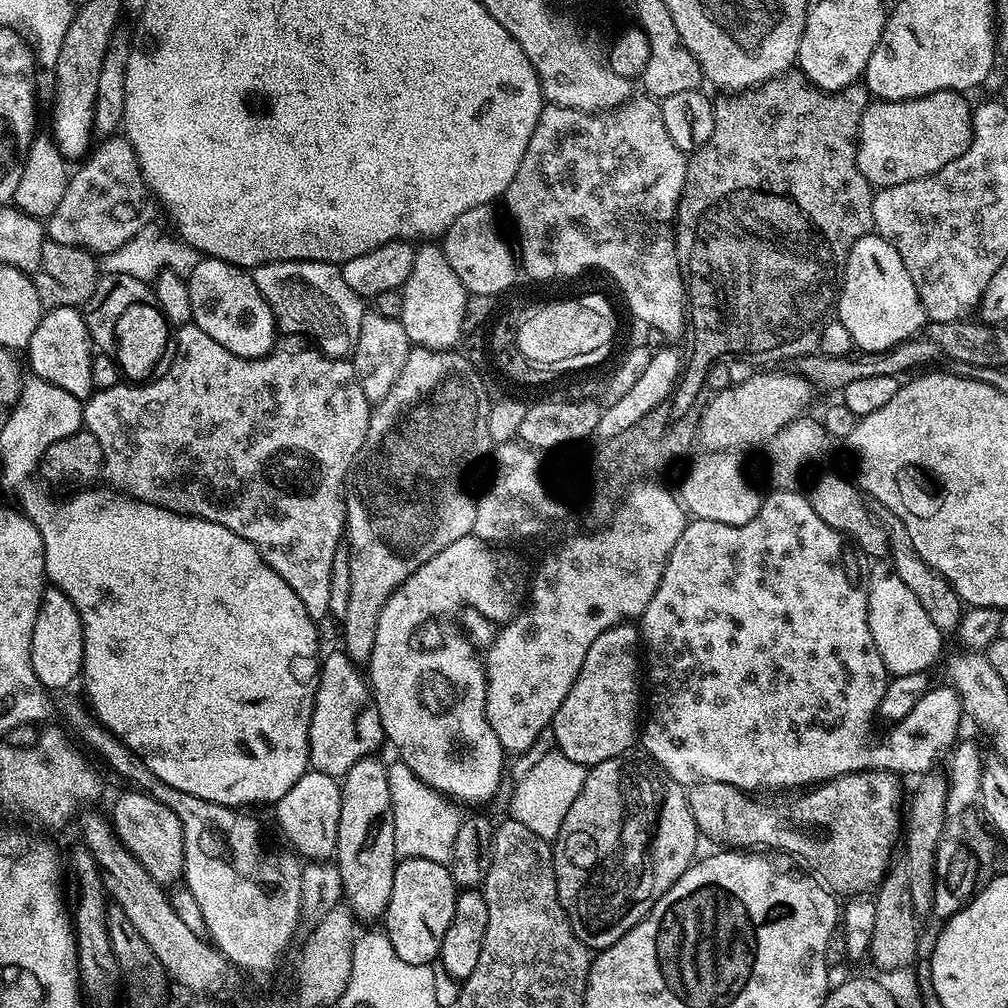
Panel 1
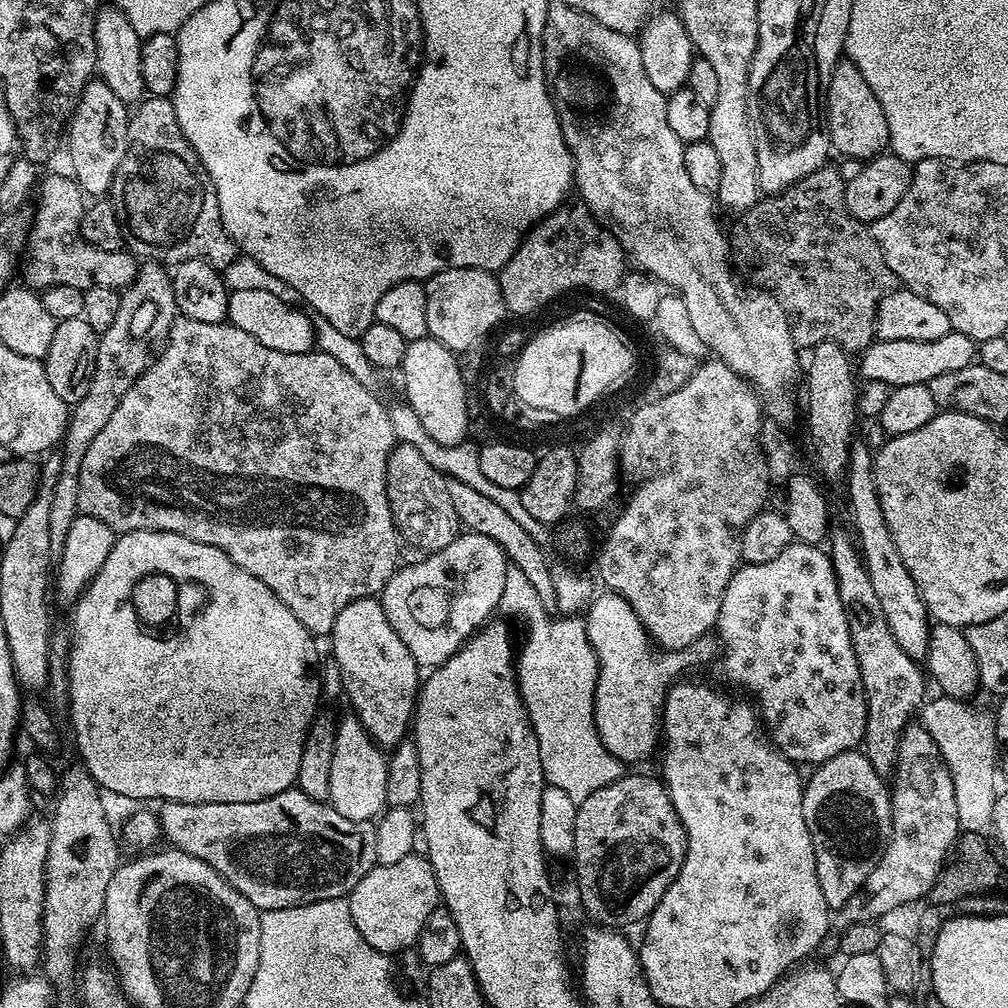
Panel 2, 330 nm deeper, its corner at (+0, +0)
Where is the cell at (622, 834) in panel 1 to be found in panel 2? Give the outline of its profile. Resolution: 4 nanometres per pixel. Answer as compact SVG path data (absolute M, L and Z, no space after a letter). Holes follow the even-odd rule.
M621 775L620 779L615 780L610 786L602 786L602 790L594 790L590 798L579 801L576 809L576 821L574 822L574 846L572 856L576 860L576 880L580 883L580 900L584 903L584 912L592 919L591 923L596 926L603 926L613 930L627 929L627 924L636 924L651 916L656 904L666 894L666 890L674 882L678 870L684 861L684 855L688 849L688 835L684 832L682 822L674 810L674 806L668 797L668 789L664 787L659 779L651 780L648 776L628 776Z

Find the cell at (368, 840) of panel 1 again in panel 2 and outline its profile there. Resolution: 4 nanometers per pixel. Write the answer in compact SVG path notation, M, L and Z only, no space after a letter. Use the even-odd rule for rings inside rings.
M374 598L355 600L338 614L332 634L332 656L340 667L344 692L352 703L357 722L371 737L373 744L392 750L403 741L414 715L414 701L422 683L422 672L416 669L413 649L403 644L384 618L380 603Z

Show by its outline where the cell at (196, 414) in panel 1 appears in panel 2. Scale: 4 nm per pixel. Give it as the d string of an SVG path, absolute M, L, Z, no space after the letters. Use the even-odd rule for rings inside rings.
M181 315L176 316L172 327L168 329L166 335L167 341L168 345L161 350L160 357L157 355L149 363L148 369L141 373L140 377L130 386L130 390L126 390L126 394L122 398L123 404L144 404L144 442L138 442L130 450L126 450L128 452L128 468L156 468L156 472L144 472L144 476L148 476L148 480L140 480L140 484L132 484L132 480L124 480L124 476L128 476L128 472L120 472L120 496L116 496L116 460L112 462L112 466L100 478L102 478L104 486L106 486L106 490L110 494L114 494L114 500L118 502L118 514L120 514L120 502L122 502L124 508L126 508L126 518L142 518L144 520L144 526L132 526L132 532L169 532L170 534L182 534L194 542L206 542L206 546L218 546L218 550L222 550L235 564L242 566L242 570L254 574L254 578L258 578L258 582L270 586L270 590L274 590L276 597L292 611L294 618L298 618L298 622L302 622L302 626L306 626L306 630L311 632L313 637L331 637L334 620L338 618L338 614L342 614L342 610L346 610L346 606L355 600L365 599L371 593L368 592L371 588L373 590L379 589L385 579L397 571L398 568L398 563L396 564L398 529L396 523L392 520L392 508L388 505L388 496L384 493L384 479L386 478L388 456L397 443L396 435L392 429L392 423L388 417L389 409L387 407L383 408L376 401L377 393L371 388L362 386L362 382L358 382L358 378L354 378L354 374L350 374L350 370L346 366L342 366L342 362L338 362L338 358L330 358L330 354L319 350L299 352L298 354L286 354L282 350L270 350L270 346L262 346L262 342L258 342L258 338L250 338L250 334L246 334L246 330L238 330L238 326L234 326L233 324L227 322L222 324L194 322L190 318Z

